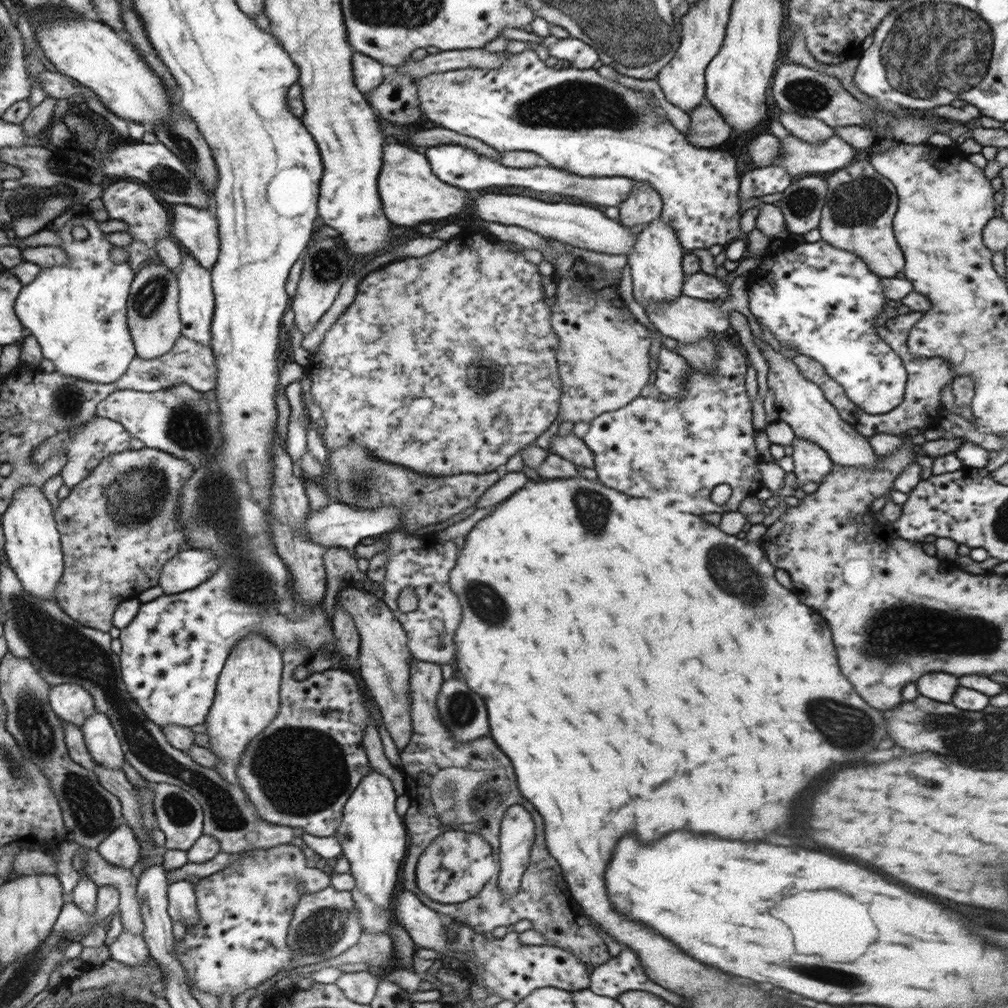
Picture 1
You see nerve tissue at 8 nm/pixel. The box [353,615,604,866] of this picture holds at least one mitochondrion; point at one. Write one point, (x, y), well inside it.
(462, 709)

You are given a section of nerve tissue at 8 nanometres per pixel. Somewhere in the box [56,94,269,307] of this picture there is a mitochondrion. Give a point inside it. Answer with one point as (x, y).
(174, 180)

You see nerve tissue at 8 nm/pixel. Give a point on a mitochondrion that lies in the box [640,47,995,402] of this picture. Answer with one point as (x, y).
(866, 199)

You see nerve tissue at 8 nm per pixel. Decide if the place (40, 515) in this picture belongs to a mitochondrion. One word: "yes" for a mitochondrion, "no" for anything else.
no

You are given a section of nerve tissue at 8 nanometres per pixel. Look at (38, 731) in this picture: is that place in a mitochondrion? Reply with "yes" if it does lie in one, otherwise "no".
yes

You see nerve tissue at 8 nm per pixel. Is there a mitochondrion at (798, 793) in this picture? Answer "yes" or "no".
no

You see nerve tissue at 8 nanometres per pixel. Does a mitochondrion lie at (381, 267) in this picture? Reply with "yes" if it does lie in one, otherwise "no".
no

